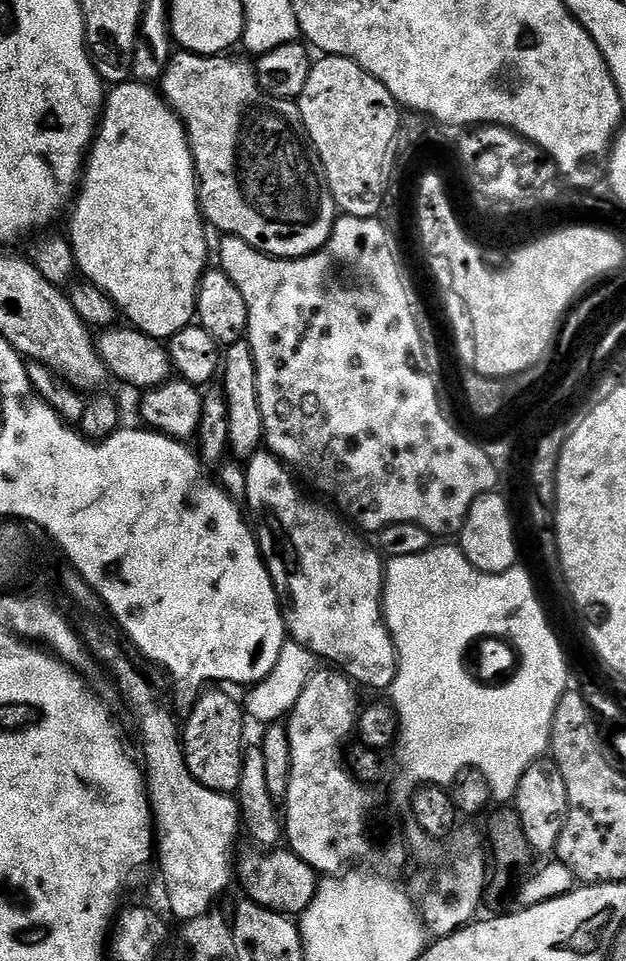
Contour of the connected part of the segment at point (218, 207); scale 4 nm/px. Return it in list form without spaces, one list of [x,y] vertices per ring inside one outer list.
[[[183,50],[177,53],[177,56],[175,53],[167,61],[168,69],[164,72],[162,95],[168,101],[168,107],[179,116],[180,123],[186,129],[188,146],[192,149],[192,162],[196,167],[198,205],[203,219],[211,227],[213,224],[218,230],[217,233],[242,238],[242,242],[246,242],[251,248],[257,248],[259,252],[265,252],[267,256],[278,256],[281,260],[298,260],[301,256],[316,252],[327,240],[327,233],[326,228],[320,225],[319,218],[312,216],[316,212],[316,192],[312,189],[312,164],[308,161],[309,153],[306,151],[306,144],[302,139],[301,129],[298,127],[297,105],[291,99],[280,100],[265,92],[256,81],[255,71],[249,65],[247,68],[242,61],[235,60],[232,54],[193,54]]]

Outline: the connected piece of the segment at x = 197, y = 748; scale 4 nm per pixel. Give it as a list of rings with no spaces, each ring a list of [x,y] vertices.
[[[201,691],[188,717],[182,720],[184,761],[190,774],[202,786],[215,792],[232,794],[240,786],[245,759],[244,732],[240,729],[240,708],[232,696],[224,692]]]

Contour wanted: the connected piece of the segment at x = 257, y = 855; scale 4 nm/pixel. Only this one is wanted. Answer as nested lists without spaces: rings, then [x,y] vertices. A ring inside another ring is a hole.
[[[254,850],[238,864],[238,884],[244,887],[244,892],[251,903],[262,906],[271,912],[278,912],[289,918],[299,917],[300,913],[306,911],[316,893],[318,874],[309,864],[302,862],[291,850],[269,851],[268,857],[264,857],[263,851]]]

